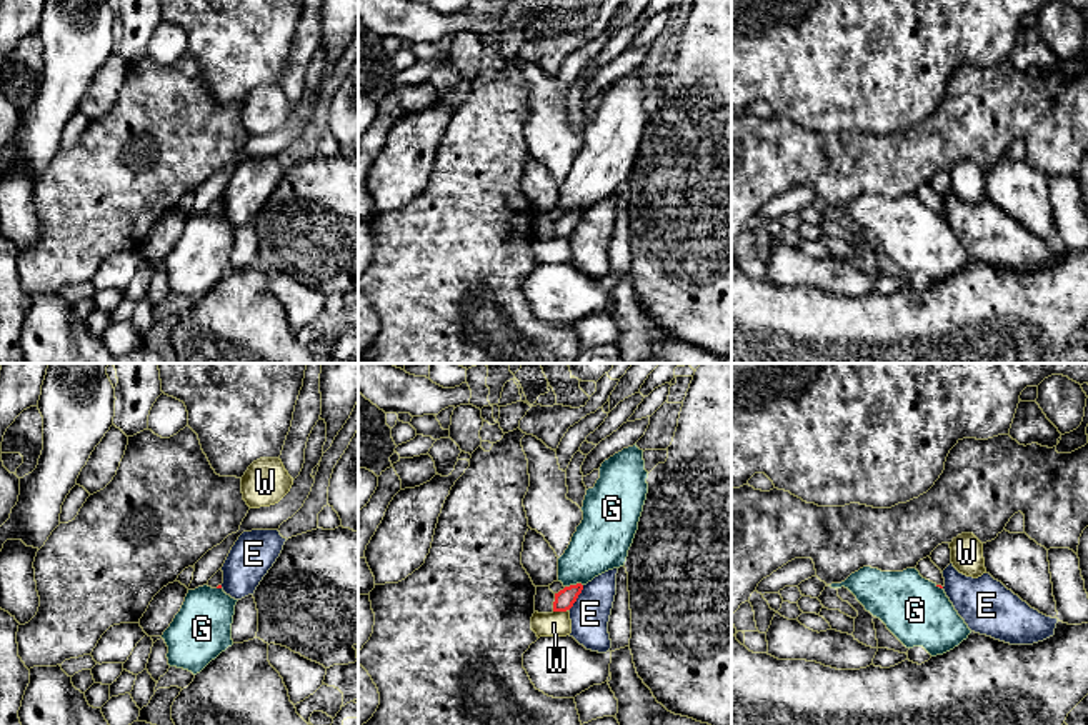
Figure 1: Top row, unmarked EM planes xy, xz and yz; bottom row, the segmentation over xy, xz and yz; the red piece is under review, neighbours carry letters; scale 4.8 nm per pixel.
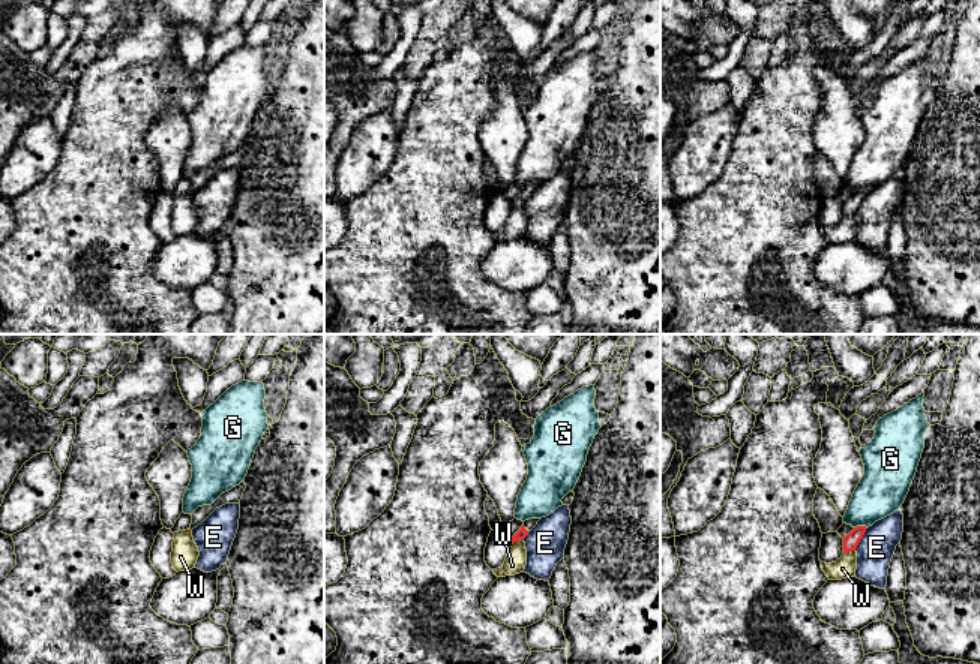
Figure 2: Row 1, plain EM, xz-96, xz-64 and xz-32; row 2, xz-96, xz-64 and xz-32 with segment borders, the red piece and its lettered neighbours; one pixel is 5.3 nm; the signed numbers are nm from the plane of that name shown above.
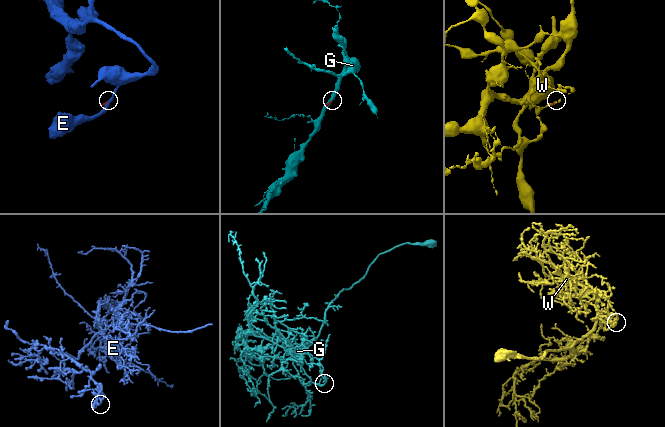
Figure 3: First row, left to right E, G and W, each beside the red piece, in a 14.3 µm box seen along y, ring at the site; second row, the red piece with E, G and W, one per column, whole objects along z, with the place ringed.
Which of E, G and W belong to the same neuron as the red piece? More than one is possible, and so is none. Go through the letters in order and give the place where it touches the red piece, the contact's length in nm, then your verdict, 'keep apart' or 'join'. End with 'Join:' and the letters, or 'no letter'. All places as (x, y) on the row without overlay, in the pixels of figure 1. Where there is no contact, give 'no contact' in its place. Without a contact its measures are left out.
E: contact xz (577, 224); length 150 nm; keep apart
G: contact xz (573, 212); length 90 nm; keep apart
W: contact xz (560, 237); length 70 nm; keep apart
Join: no letter

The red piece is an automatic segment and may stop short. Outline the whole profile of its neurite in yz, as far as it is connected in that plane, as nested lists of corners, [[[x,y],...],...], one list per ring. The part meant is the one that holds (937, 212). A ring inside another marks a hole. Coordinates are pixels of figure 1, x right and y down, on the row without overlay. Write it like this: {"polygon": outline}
{"polygon": [[[930,183],[918,188],[916,197],[920,202],[930,208],[933,208],[936,213],[945,213],[945,205],[941,197],[931,188]]]}

